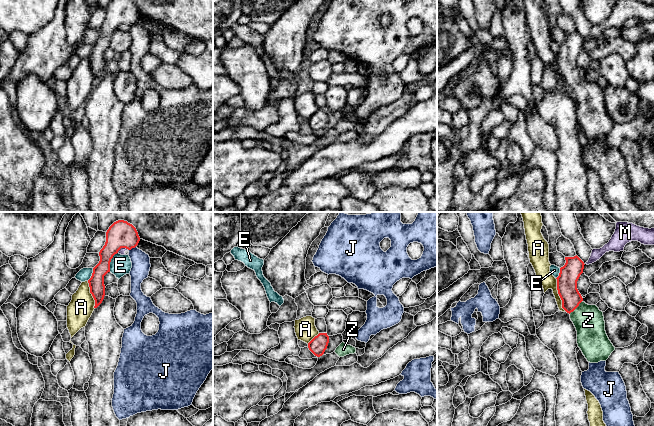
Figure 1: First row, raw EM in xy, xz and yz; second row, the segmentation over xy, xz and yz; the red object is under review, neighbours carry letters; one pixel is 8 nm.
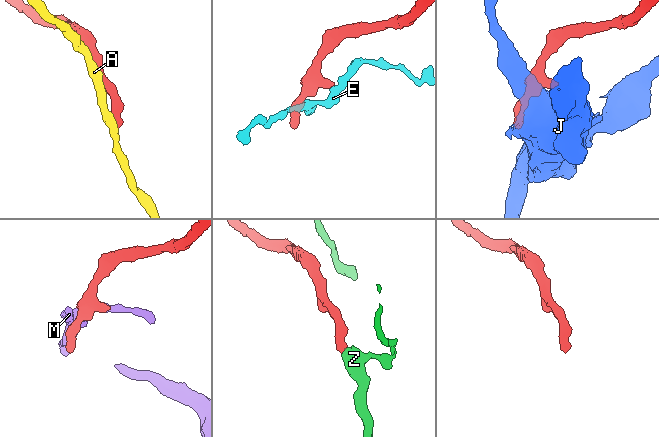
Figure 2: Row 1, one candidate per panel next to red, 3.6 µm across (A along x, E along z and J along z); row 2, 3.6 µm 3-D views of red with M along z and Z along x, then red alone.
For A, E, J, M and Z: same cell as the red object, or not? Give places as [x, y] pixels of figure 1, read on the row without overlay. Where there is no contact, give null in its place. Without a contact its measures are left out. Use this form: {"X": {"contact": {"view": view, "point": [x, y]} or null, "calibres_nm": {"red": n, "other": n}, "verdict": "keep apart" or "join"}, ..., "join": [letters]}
{"A": {"contact": {"view": "yz", "point": [559, 71]}, "calibres_nm": {"red": 160, "other": 130}, "verdict": "keep apart"}, "E": {"contact": {"view": "xy", "point": [110, 37]}, "calibres_nm": {"red": 200, "other": 170}, "verdict": "keep apart"}, "J": {"contact": {"view": "xy", "point": [132, 23]}, "calibres_nm": {"red": 200, "other": 150}, "verdict": "keep apart"}, "M": {"contact": {"view": "xy", "point": [122, 23]}, "calibres_nm": {"red": 200, "other": 50}, "verdict": "keep apart"}, "Z": {"contact": {"view": "yz", "point": [576, 83]}, "calibres_nm": {"red": 160, "other": 240}, "verdict": "join"}, "join": ["Z"]}

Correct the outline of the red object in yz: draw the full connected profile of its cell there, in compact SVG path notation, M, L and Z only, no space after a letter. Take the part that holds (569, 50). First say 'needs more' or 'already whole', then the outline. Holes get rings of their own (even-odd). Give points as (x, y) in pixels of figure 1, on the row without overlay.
needs more | M577 31L565 33L565 36L556 54L562 84L570 90L577 107L578 123L587 137L606 137L615 123L606 110L603 88L596 81L586 80L577 65L577 57L585 40Z

